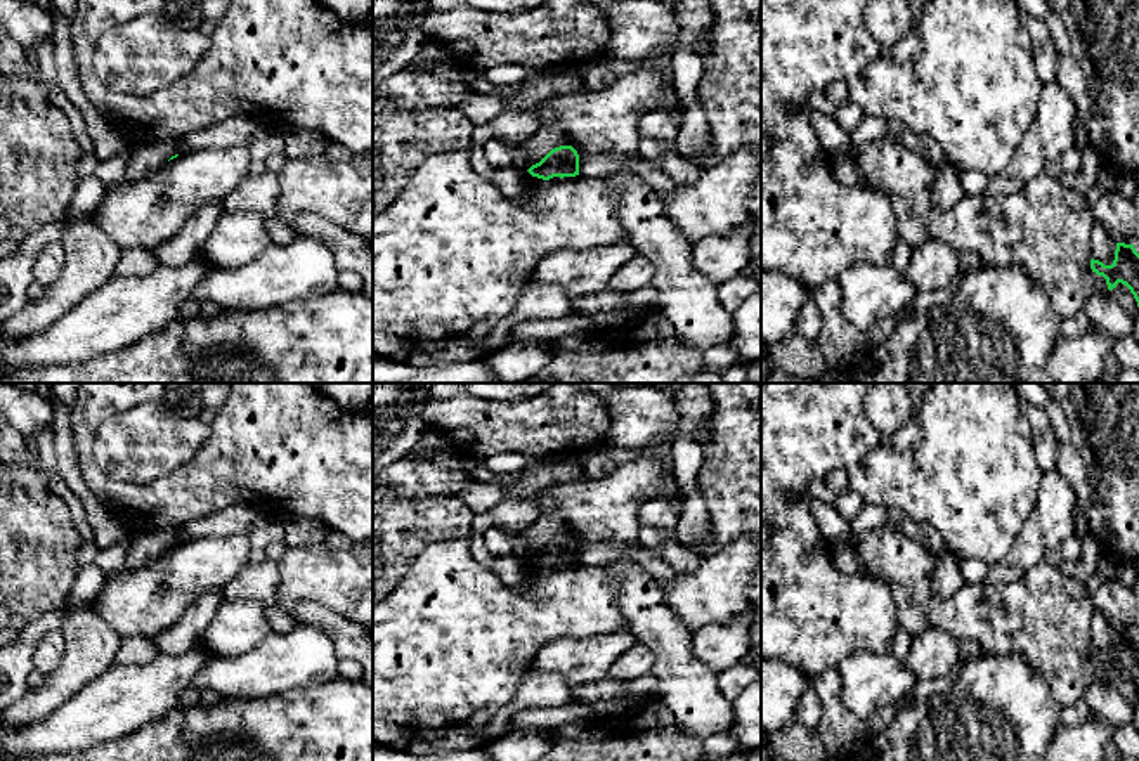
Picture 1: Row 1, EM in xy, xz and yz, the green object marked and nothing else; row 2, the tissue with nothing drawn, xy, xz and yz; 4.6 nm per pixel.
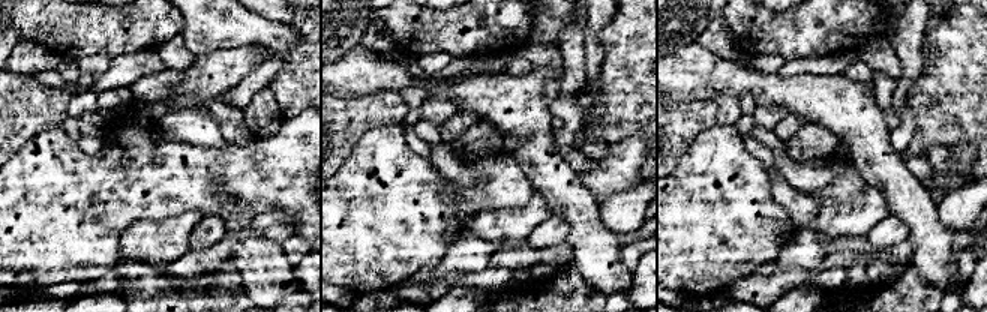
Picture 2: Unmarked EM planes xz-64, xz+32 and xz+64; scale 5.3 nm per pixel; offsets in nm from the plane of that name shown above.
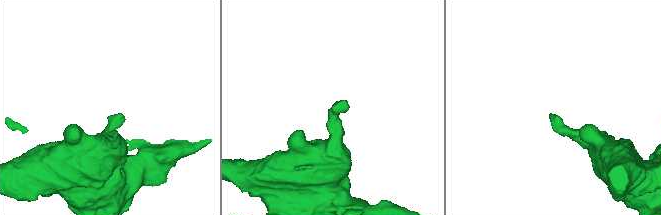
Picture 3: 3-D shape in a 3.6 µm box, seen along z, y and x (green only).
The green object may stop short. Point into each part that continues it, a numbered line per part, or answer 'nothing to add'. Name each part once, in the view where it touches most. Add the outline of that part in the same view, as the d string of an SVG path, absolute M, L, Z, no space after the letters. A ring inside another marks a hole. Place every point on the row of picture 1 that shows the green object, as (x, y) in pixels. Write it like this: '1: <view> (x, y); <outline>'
nothing to add

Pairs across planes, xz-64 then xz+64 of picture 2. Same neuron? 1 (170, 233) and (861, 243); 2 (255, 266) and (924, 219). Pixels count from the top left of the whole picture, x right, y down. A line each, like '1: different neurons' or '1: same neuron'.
1: different neurons
2: same neuron

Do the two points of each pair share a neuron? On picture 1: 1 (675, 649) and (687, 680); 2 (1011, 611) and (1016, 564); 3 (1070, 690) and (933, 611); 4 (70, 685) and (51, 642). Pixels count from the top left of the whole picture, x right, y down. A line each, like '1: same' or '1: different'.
1: same
2: different
3: same
4: different

